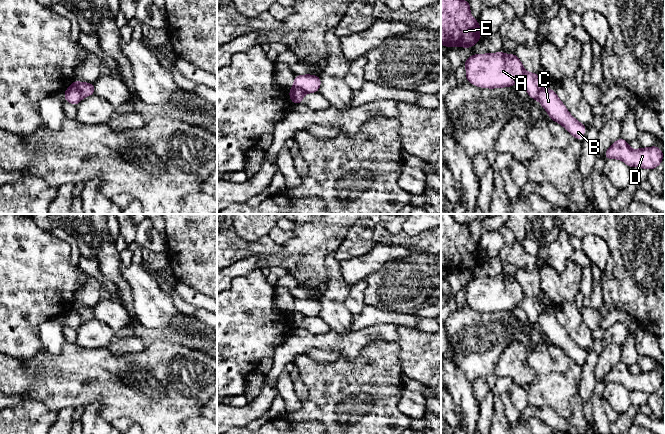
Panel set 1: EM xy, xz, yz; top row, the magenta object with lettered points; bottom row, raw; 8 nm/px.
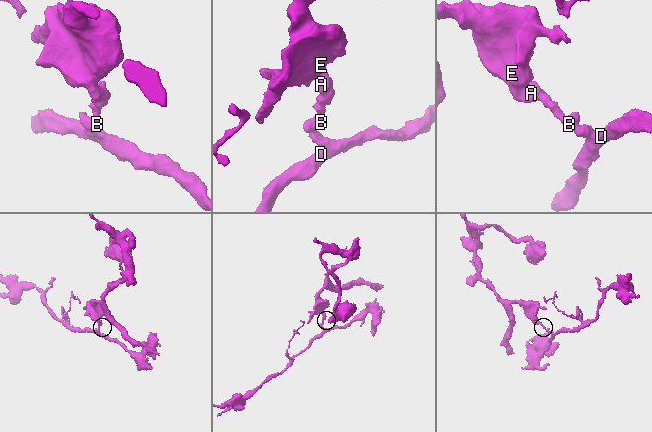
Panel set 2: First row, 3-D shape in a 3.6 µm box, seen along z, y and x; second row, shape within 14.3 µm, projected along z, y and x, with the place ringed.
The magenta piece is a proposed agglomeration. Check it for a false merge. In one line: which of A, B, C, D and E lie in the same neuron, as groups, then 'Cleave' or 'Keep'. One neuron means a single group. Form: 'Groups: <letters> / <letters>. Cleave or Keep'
Groups: A E / B C D. Cleave

